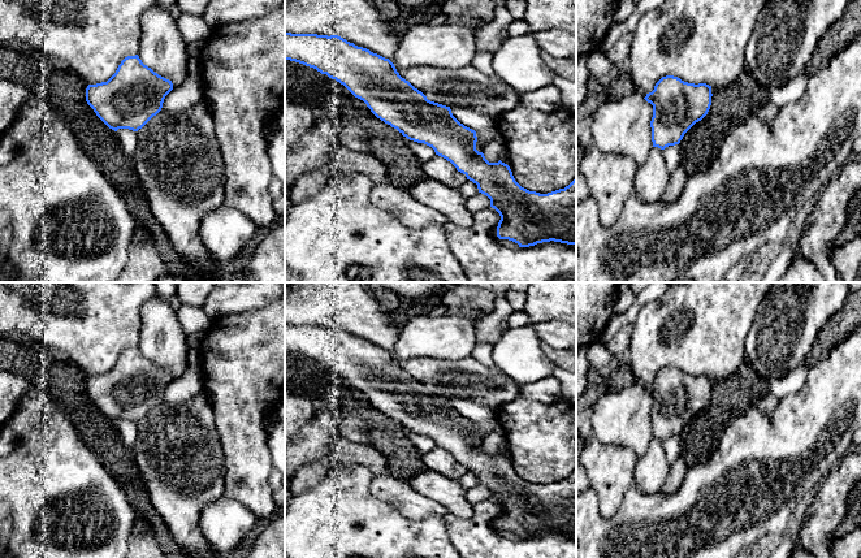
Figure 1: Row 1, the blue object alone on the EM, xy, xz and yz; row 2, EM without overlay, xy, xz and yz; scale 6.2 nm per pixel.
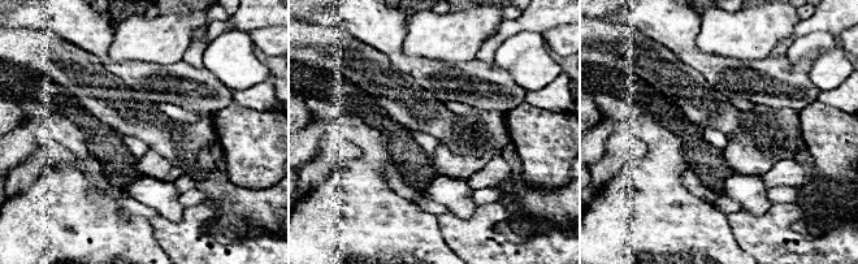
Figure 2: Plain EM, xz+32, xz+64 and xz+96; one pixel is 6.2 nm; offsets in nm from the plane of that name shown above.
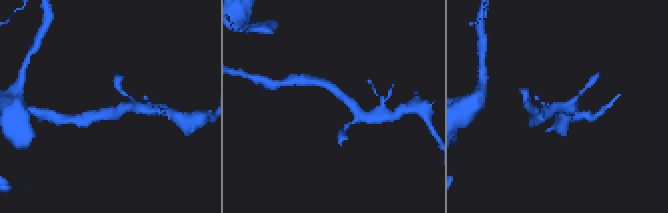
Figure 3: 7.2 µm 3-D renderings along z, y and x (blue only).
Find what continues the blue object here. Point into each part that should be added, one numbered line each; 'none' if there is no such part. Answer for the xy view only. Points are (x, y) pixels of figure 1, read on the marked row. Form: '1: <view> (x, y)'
none

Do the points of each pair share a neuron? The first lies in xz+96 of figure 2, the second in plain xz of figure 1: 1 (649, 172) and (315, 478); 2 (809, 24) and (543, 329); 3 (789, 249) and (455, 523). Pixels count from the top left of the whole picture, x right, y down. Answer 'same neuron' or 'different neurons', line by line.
1: different neurons
2: different neurons
3: same neuron

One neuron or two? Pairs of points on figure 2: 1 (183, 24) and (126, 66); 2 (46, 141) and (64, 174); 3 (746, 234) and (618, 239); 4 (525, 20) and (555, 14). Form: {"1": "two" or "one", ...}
{"1": "two", "2": "two", "3": "two", "4": "one"}

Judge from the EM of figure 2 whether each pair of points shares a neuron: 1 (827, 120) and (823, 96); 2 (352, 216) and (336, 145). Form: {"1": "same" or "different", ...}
{"1": "different", "2": "different"}

